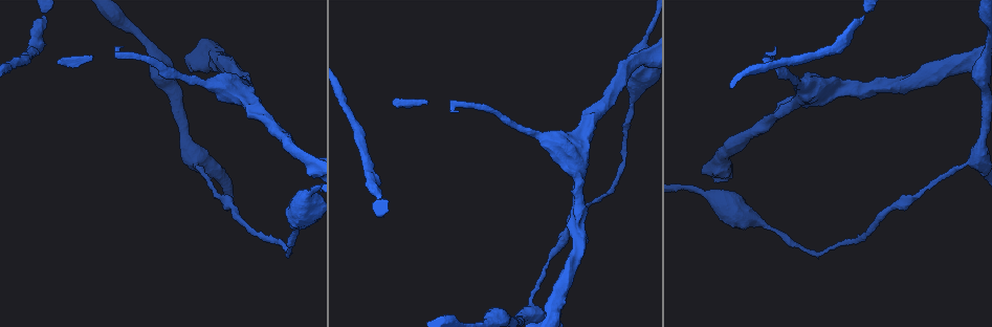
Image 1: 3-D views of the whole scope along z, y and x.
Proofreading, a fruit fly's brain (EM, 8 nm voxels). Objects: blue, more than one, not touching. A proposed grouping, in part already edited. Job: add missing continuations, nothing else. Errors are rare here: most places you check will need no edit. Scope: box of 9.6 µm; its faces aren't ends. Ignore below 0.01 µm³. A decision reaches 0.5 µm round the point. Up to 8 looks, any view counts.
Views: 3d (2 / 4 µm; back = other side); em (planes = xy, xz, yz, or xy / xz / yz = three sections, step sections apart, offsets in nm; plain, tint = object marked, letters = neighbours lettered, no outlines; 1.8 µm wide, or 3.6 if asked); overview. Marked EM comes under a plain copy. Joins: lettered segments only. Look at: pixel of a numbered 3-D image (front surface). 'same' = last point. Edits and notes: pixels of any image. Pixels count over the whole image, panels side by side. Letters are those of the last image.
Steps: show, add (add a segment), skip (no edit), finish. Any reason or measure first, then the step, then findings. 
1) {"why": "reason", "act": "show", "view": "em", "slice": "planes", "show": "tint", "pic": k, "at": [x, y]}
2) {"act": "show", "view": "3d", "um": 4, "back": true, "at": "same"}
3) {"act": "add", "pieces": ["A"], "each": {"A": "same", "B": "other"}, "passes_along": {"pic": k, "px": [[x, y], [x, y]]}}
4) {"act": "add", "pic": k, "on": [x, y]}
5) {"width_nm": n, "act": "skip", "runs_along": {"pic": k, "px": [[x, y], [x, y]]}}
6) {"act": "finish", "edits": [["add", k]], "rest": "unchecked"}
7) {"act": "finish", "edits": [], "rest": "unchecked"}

{"act": "show", "view": "3d", "um": 4, "back": true, "pic": 1, "at": [307, 202]}

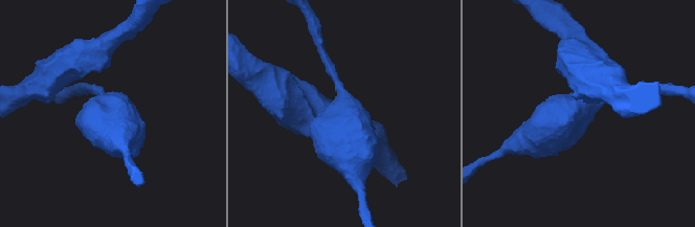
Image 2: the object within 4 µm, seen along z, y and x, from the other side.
{"act": "show", "view": "em", "um": 3.6, "slice": "planes", "show": "letters", "pic": 2, "at": [349, 114]}

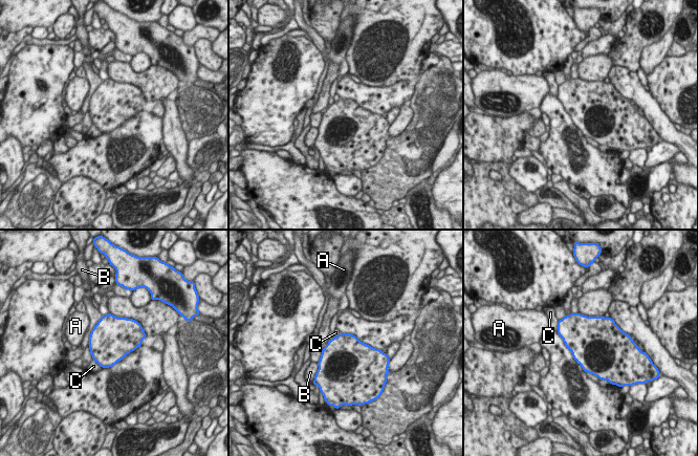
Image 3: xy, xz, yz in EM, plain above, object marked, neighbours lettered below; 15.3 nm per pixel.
{"width_nm": 650, "act": "skip", "each": {"A": "other", "B": "other", "C": "other"}, "border": {"pic": 3, "px": [[559, 320], [557, 330]]}, "found": "no lettered segment goes on from it"}

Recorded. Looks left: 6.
{"why": "calibre changes", "act": "show", "view": "3d", "um": 4, "back": true, "pic": 1, "at": [551, 255]}

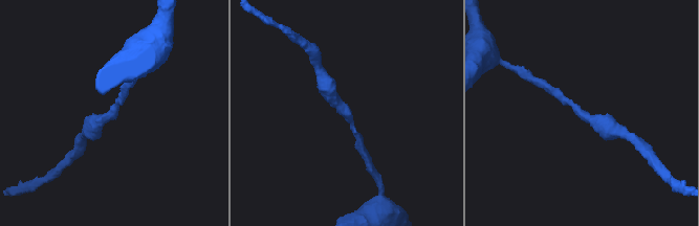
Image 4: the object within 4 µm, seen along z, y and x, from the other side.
{"why": "need the tissue", "act": "show", "view": "em", "slice": "planes", "show": "tint", "pic": 4, "at": [111, 115]}

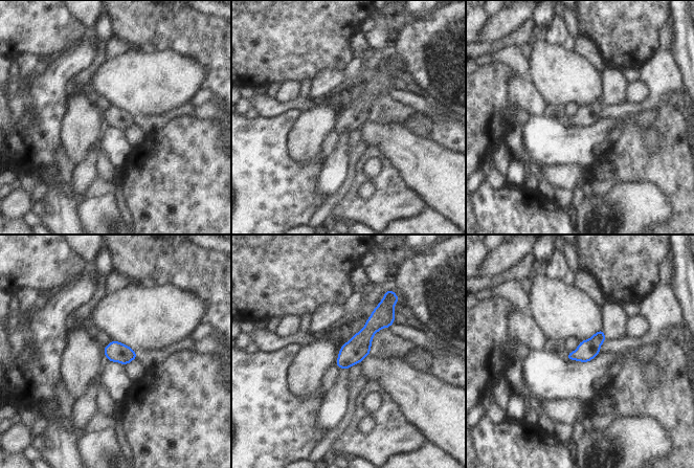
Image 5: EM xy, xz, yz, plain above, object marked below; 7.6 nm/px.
{"act": "show", "view": "em", "slice": "planes", "show": "letters", "at": "same"}

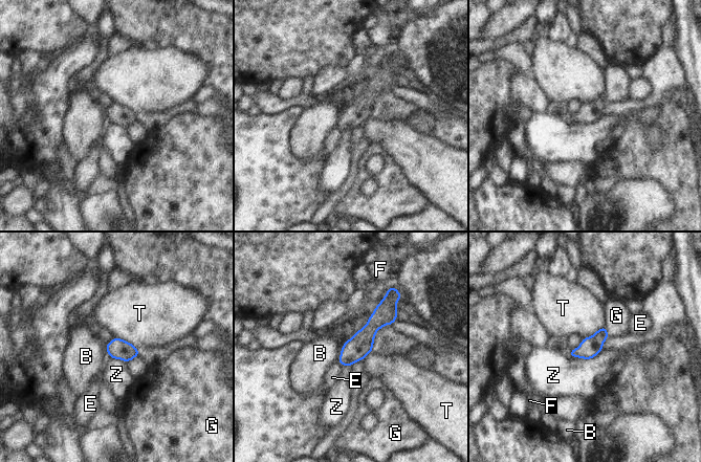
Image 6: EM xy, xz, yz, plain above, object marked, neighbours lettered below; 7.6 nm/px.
{"act": "skip", "each": {"B": "other", "E": "other", "F": "other", "G": "other", "T": "other", "Z": "other"}, "border": {"pic": 6, "px": [[344, 343], [340, 357], [336, 360]]}, "found": "none of them fits"}

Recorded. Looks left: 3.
{"why": "calibre changes", "act": "show", "view": "3d", "um": 4, "pic": 1, "at": [531, 312]}

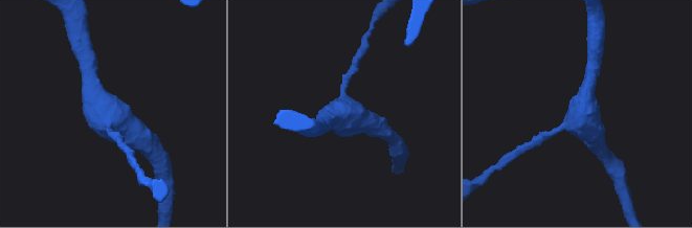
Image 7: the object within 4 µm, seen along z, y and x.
{"arms": 3, "why": "need the tissue", "act": "show", "view": "em", "um": 3.6, "slice": "xz", "step": 4, "show": "tint", "pic": 7, "at": [579, 117]}

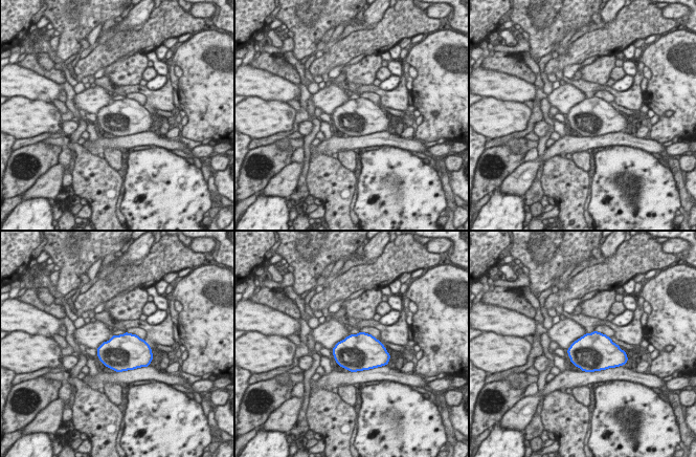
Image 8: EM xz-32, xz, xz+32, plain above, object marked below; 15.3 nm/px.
{"why": "cut it another way", "act": "show", "view": "em", "um": 3.6, "slice": "planes", "show": "letters", "at": "same"}

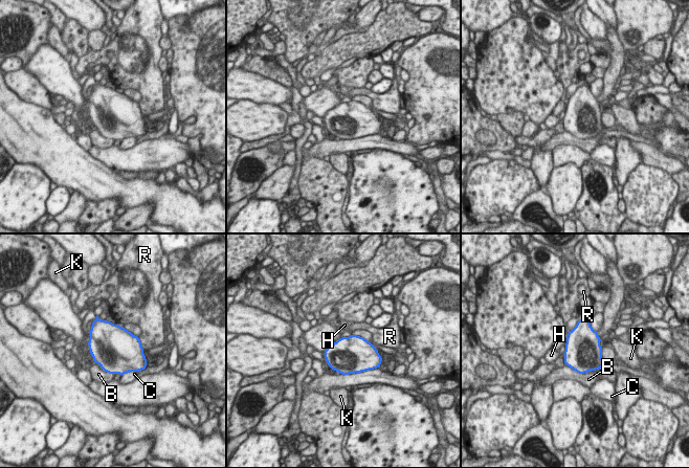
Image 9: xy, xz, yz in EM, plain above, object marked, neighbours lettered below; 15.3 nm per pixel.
{"longest_contact_nm": ["B", 600], "act": "skip", "each": {"B": "other", "C": "other", "H": "other", "K": "other", "R": "other"}, "border": {"pic": 9, "px": [[351, 334], [342, 337]]}, "found": "no lettered segment goes on from it"}

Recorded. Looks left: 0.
{"act": "finish", "edits": [], "rest": "unchecked"}

